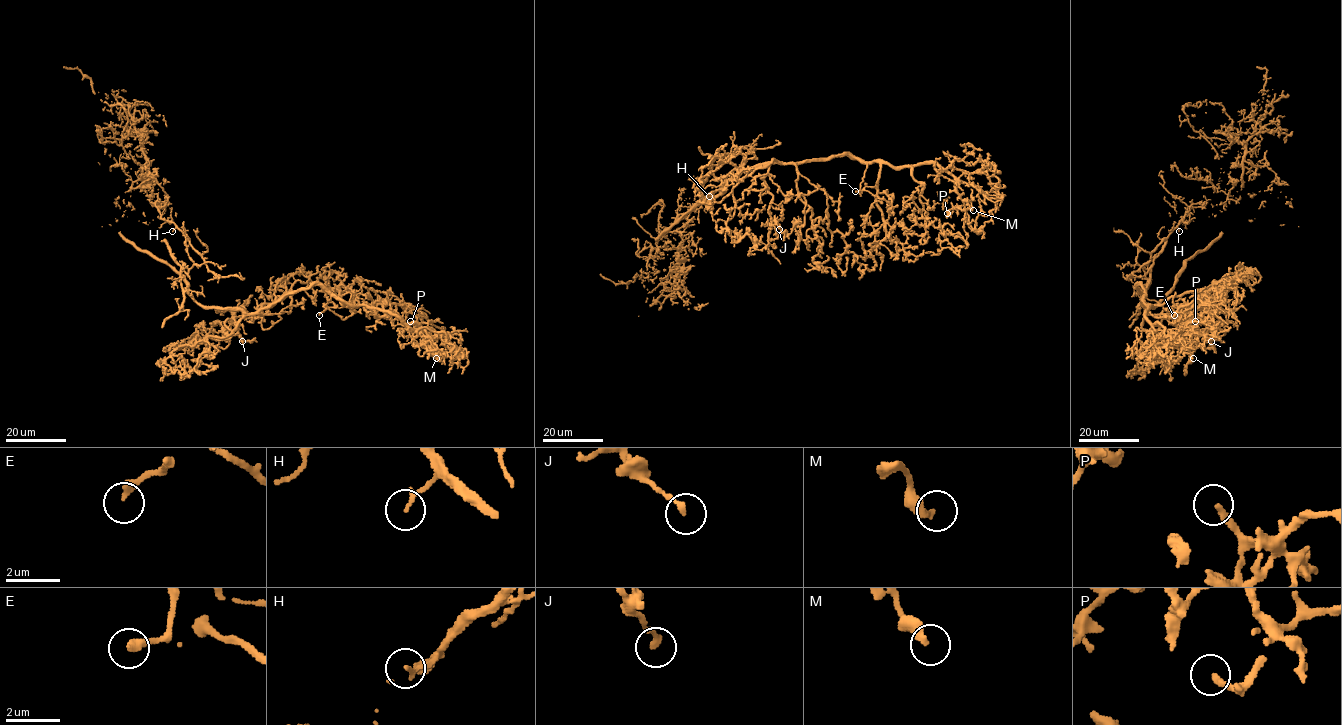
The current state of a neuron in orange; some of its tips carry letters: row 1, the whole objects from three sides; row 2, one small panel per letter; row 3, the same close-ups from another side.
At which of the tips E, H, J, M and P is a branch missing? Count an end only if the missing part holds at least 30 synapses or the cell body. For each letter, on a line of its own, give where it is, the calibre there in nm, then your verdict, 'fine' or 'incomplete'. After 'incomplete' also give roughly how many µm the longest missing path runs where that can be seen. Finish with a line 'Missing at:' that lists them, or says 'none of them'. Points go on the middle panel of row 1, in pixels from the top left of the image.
E: place (855, 191); calibre 280 nm; incomplete; missing 20 µm
H: place (709, 196); calibre 140 nm; fine
J: place (779, 229); calibre 220 nm; fine
M: place (973, 210); calibre 320 nm; fine
P: place (947, 213); calibre 220 nm; incomplete; missing 10 µm
Missing at: E, P

